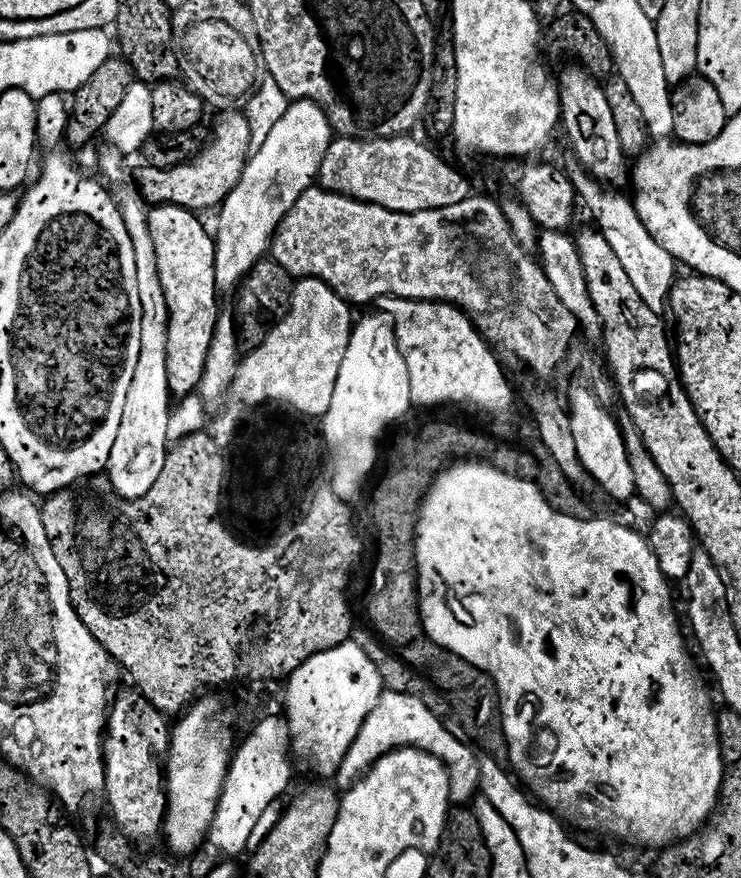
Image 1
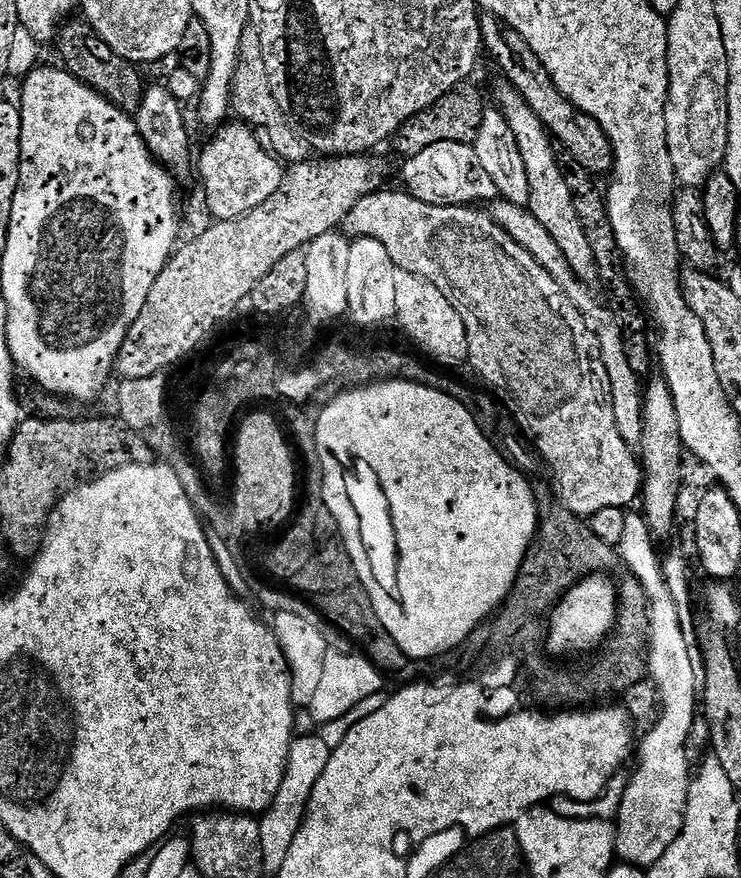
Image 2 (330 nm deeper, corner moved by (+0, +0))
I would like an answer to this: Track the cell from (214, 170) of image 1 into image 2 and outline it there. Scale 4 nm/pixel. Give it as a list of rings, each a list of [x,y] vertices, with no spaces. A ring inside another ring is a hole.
[[[232,123],[221,125],[198,156],[206,206],[213,219],[224,221],[242,217],[266,202],[277,192],[284,173],[283,166],[276,160],[278,158],[260,146],[249,125]]]

